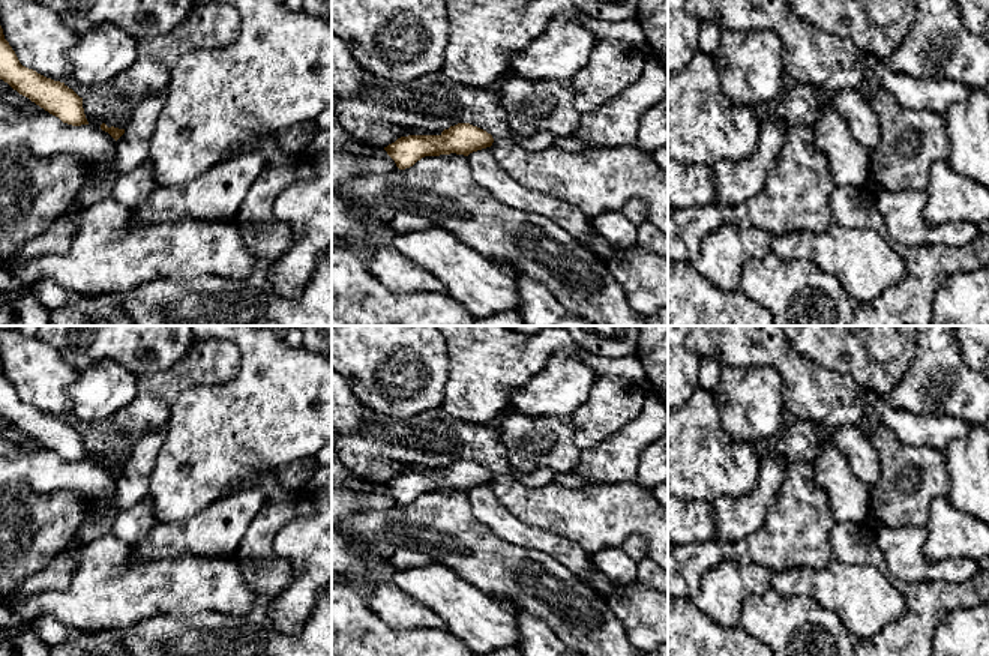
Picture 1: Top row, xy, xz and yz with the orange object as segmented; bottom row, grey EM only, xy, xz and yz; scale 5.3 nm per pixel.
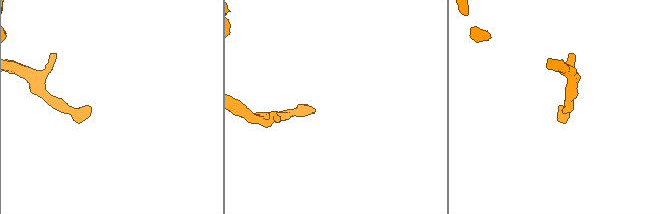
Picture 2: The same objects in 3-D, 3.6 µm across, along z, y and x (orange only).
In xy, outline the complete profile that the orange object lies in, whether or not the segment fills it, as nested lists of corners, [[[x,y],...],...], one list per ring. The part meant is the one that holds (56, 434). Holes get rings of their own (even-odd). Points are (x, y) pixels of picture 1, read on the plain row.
[[[2,362],[0,416],[50,450],[59,453],[63,459],[72,462],[89,461],[83,444],[83,434],[80,434],[65,419],[54,417],[23,402],[15,387],[5,375]]]

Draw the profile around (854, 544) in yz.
[[[836,524],[830,533],[831,555],[846,564],[872,564],[887,567],[887,561],[876,545],[875,531],[864,524]]]

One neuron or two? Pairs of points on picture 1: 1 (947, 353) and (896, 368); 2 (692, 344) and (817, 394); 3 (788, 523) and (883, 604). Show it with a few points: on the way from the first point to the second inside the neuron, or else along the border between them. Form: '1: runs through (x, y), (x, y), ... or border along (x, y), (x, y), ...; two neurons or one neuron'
1: border along (913, 358), (904, 376), (889, 392); two neurons
2: runs through (724, 344), (769, 347), (785, 362); one neuron
3: border along (833, 559), (818, 569), (797, 568); two neurons

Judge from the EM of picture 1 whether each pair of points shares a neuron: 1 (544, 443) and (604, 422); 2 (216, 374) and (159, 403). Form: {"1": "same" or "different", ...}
{"1": "same", "2": "same"}

